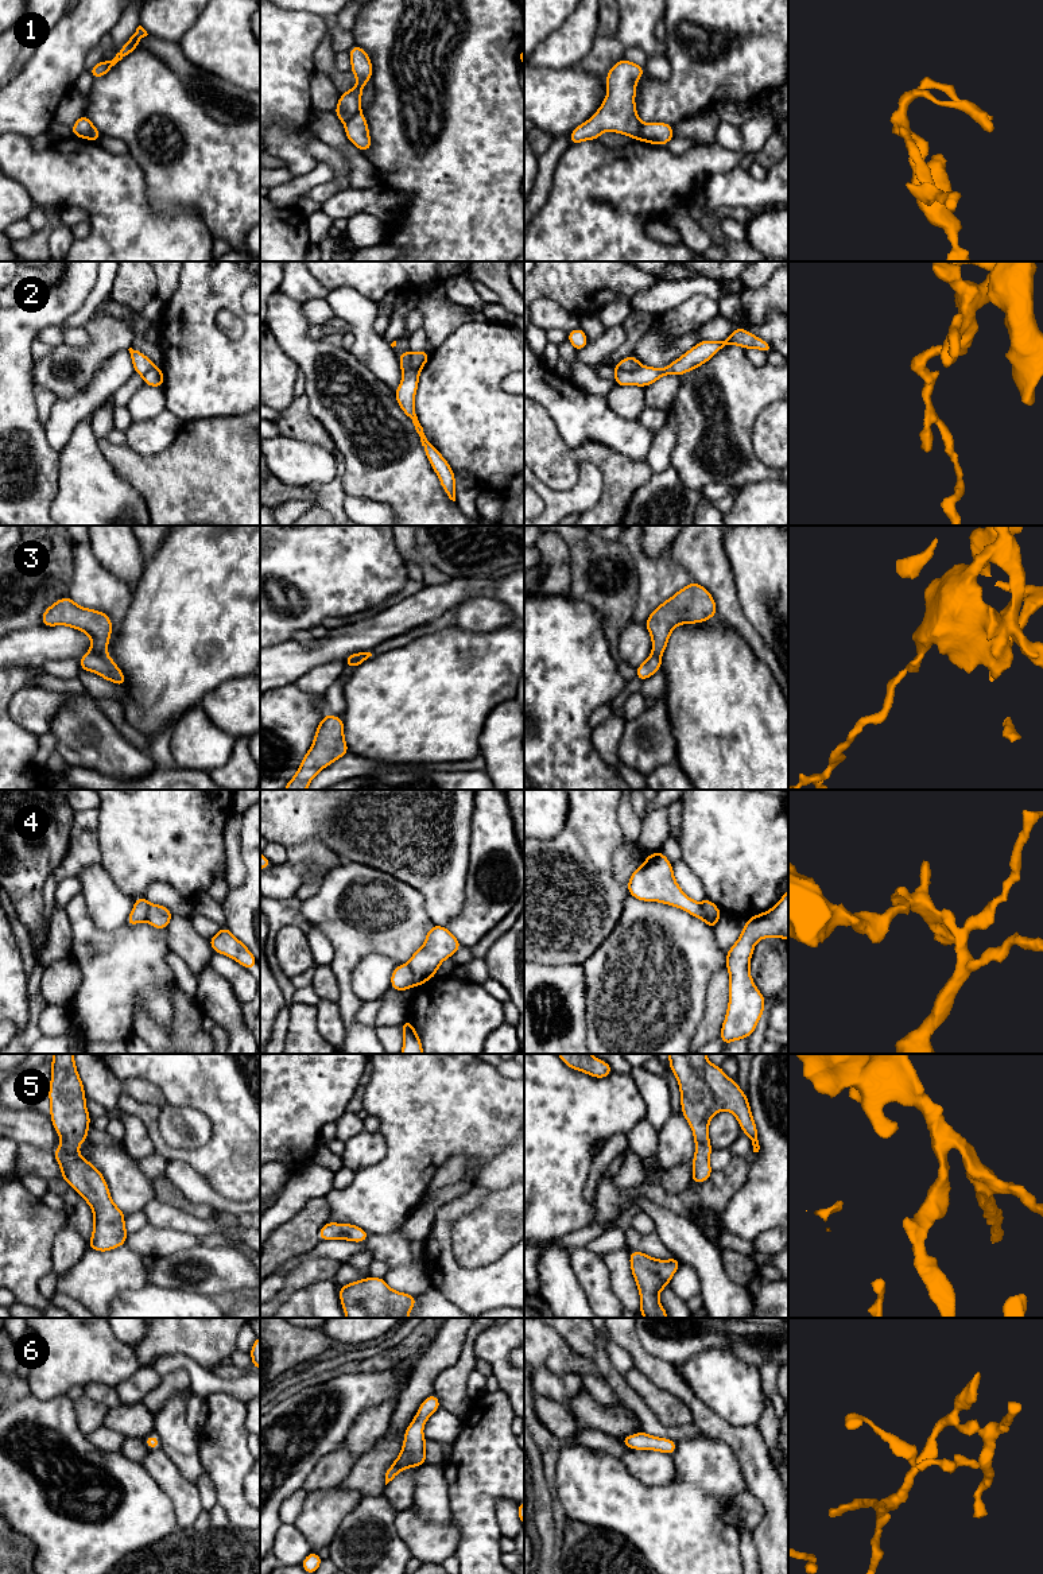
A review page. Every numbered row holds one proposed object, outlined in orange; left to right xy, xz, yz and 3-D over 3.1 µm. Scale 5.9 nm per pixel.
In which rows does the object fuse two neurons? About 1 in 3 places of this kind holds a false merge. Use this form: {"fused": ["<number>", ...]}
{"fused": ["1", "2", "3", "4"]}

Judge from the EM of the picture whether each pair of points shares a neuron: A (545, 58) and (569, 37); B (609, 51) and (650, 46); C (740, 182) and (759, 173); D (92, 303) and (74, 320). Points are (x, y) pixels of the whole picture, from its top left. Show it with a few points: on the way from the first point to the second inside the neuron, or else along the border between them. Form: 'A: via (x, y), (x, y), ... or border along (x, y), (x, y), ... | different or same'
A: via (550, 53), (563, 42) | same
B: via (619, 42), (640, 41) | same
C: border along (748, 170), (759, 179), (767, 175) | different
D: via (88, 307), (78, 317) | same

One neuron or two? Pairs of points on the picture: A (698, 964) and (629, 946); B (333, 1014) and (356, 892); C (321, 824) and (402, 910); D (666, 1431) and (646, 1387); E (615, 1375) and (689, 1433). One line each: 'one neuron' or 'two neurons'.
A: one neuron
B: two neurons
C: two neurons
D: two neurons
E: one neuron

